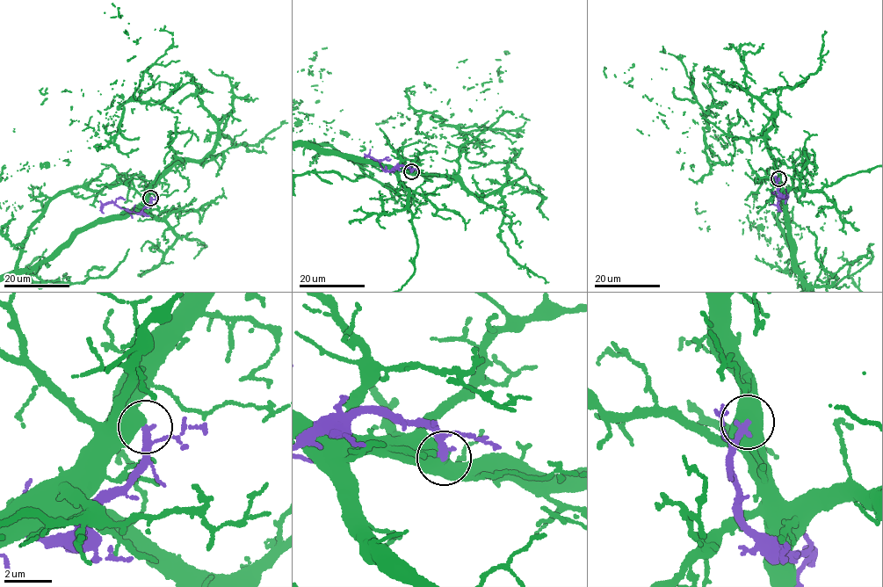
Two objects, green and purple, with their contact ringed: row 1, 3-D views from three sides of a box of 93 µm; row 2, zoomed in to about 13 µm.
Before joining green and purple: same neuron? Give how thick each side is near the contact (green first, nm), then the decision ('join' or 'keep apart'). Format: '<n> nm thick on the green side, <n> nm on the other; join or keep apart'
650 nm thick on the green side, 260 nm on the other; keep apart

